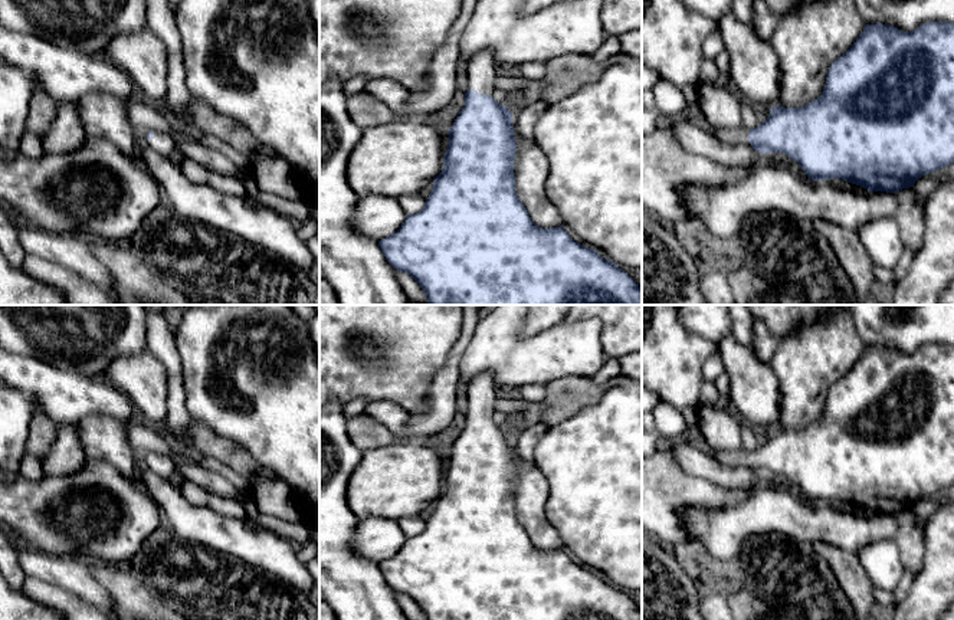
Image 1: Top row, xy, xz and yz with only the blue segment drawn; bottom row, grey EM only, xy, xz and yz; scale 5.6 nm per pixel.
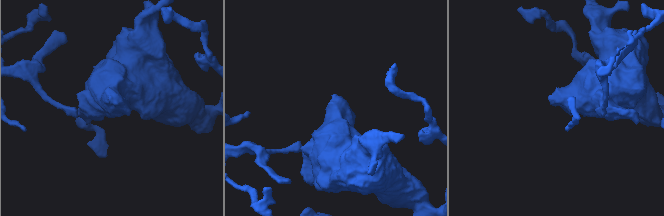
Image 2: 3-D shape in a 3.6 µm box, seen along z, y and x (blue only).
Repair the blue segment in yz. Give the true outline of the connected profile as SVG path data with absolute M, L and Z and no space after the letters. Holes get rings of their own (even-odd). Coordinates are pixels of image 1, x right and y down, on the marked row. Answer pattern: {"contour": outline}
{"contour": "M927 22L912 32L902 32L889 24L865 24L852 47L837 58L827 70L822 95L801 108L776 106L768 118L754 129L712 129L714 135L730 145L754 148L761 154L783 152L797 161L807 177L813 181L842 178L860 186L868 191L896 193L914 187L915 181L925 174L934 173L954 163L954 23Z"}

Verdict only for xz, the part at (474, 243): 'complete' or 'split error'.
split error

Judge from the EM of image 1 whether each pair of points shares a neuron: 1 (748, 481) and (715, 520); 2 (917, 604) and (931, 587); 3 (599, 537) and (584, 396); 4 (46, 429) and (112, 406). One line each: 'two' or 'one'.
1: two
2: one
3: two
4: two

